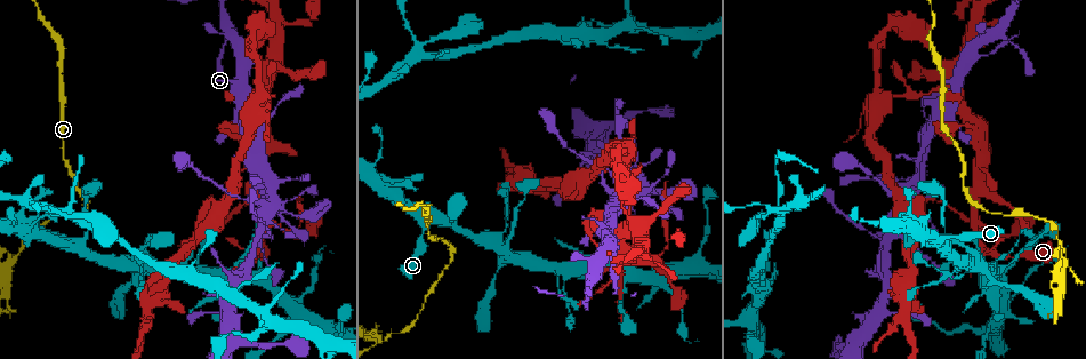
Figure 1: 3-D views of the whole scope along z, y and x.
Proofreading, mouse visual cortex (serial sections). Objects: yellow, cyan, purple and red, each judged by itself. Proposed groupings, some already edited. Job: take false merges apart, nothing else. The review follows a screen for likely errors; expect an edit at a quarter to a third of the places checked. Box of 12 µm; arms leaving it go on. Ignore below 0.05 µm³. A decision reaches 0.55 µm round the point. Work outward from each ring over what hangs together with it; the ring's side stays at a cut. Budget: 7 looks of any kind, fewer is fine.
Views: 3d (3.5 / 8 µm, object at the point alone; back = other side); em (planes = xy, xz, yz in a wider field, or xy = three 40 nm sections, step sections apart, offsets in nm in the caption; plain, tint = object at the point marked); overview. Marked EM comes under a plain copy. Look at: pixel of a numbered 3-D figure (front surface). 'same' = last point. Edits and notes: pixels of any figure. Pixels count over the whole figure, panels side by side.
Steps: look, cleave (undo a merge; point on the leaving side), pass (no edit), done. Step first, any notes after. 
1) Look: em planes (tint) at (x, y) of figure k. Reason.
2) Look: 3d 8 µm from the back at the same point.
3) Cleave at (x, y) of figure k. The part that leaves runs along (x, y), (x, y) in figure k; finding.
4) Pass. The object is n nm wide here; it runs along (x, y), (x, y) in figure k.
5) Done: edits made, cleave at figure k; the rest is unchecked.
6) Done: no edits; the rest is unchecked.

Look: em xy step 2 (tint) at (975, 223) of figure 1.

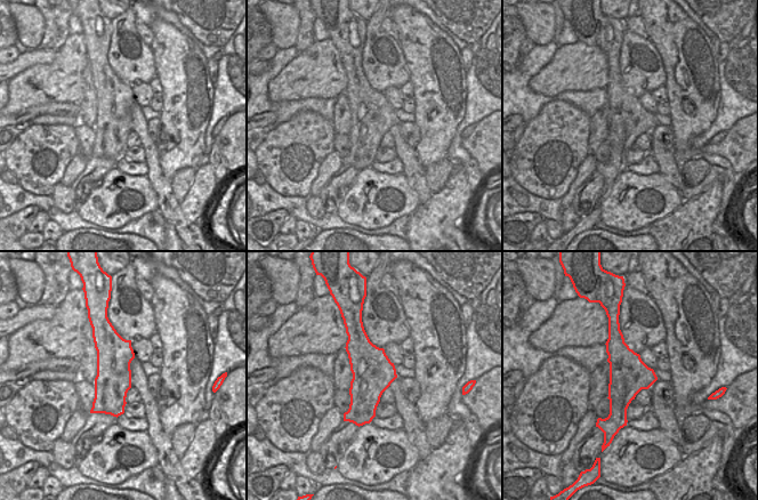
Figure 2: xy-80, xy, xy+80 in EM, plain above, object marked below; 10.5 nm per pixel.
Look: 3d 3.5 µm at the same point. Wider look.

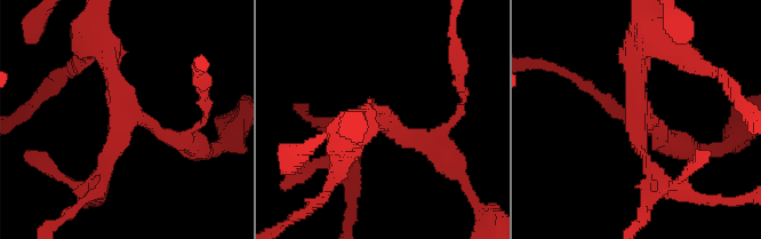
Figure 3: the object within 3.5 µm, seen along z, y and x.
Cleave at (192, 134) of figure 3. The object is 440 nm wide here; the part that leaves runs along (147, 122), (215, 148) in figure 3; two cells meet here.

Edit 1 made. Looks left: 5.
Look: 3d 3.5 µm at (199, 269) of figure 1. Thin arm on a thick one.

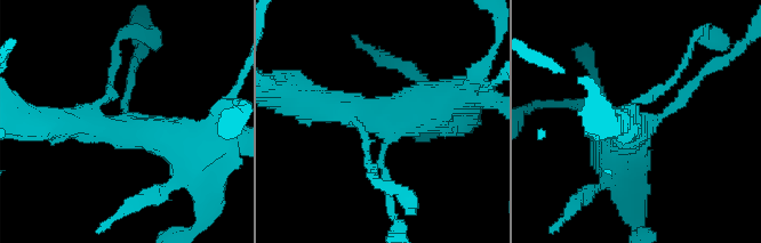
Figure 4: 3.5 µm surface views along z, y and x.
Look: em xy step 2 (tint) at (130, 137) of figure 4. 4 arms meet here; the arms are 100, 150, 400, 600 nm wide; shape alone is not enough.

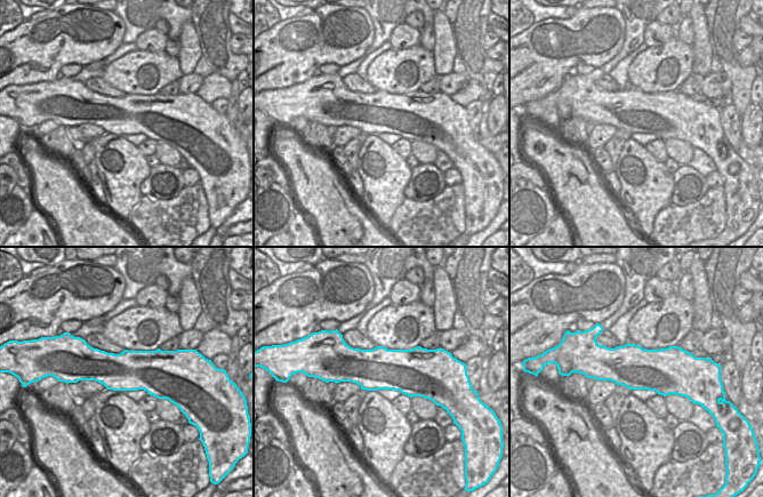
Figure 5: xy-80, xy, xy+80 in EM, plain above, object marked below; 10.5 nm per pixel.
Pass. It runs along (55, 123), (199, 145) in figure 4; all the same cell.

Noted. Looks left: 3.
Look: 3d 8 µm at (142, 245) of figure 1. Thick turns thin.

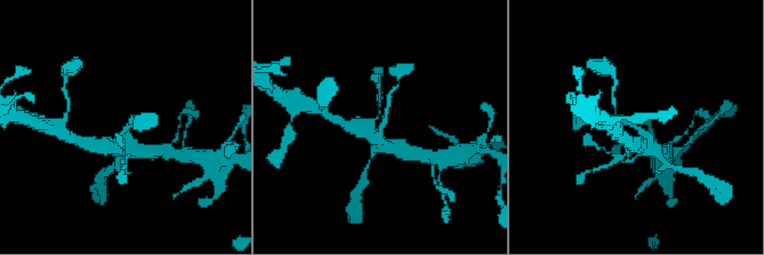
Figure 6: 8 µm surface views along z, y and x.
Look: 3d 3.5 µm at (380, 128) of figure 6. Closer look.

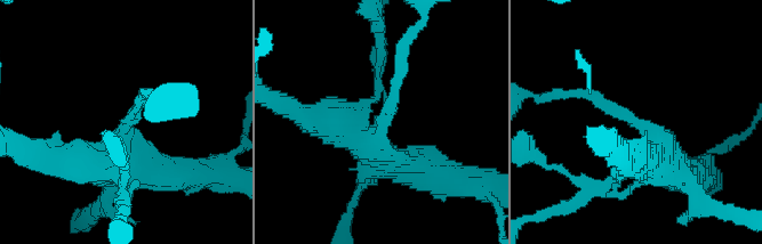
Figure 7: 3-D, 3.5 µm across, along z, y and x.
Look: em xy step 1 (tint) at (638, 121) of figure 7. The arms are 150, 450 nm wide.

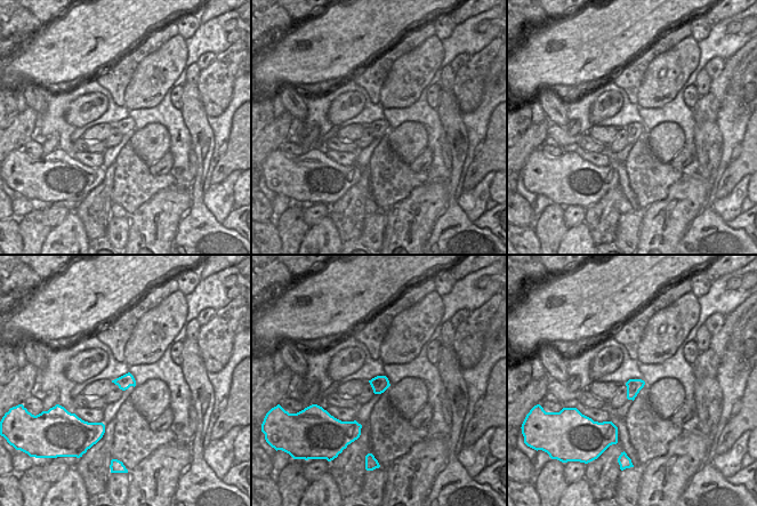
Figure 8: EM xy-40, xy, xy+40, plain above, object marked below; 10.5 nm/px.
Pass. It runs along (646, 164), (655, 132), (576, 94) in figure 7; one cell here.

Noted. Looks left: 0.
Done: edits made, cleave at figure 3; the rest is unchecked.

